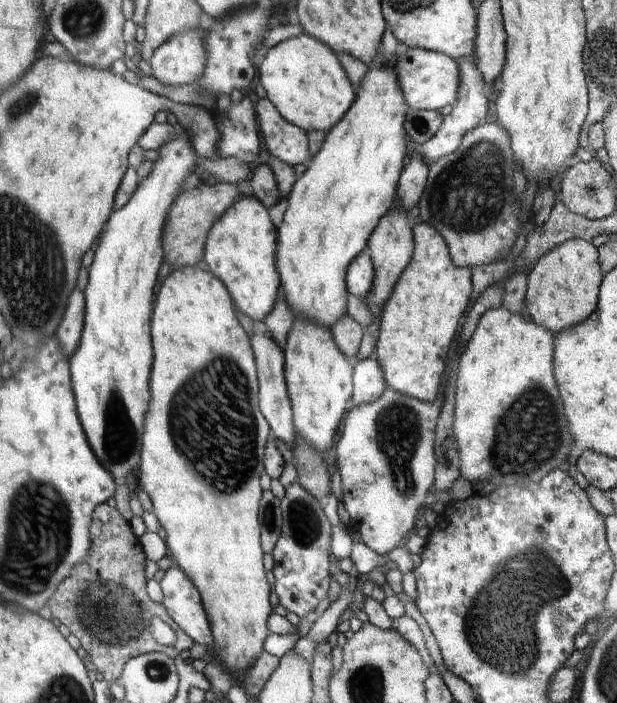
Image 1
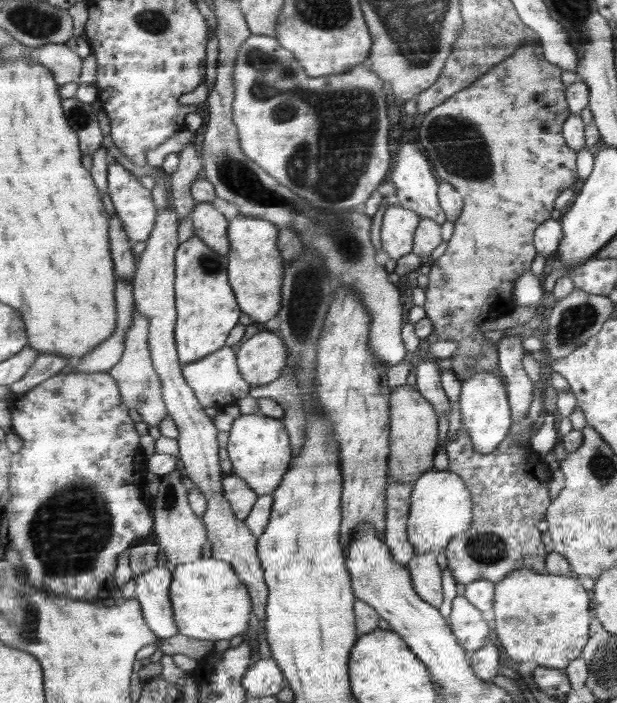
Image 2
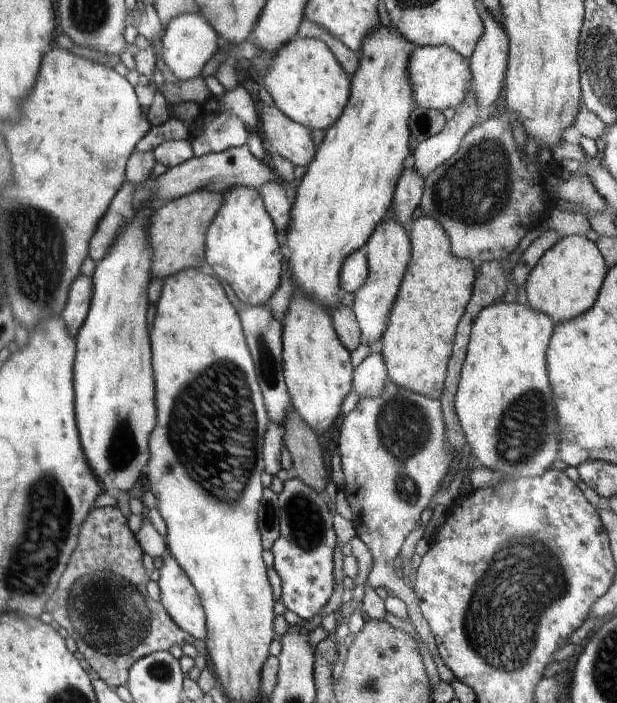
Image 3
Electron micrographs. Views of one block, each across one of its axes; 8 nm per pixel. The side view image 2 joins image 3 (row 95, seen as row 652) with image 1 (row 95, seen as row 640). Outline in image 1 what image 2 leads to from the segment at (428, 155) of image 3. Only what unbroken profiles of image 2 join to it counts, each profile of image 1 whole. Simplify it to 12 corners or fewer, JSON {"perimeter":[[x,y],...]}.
{"perimeter":[[475,52],[459,59],[459,96],[420,146],[428,166],[453,153],[486,117]]}

